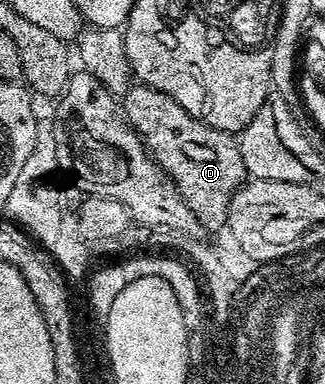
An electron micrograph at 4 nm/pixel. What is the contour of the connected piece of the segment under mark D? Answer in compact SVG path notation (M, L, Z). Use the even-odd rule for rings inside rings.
M147 82L136 83L127 89L121 96L121 107L127 123L139 133L152 159L171 176L181 199L200 219L201 225L211 234L222 229L227 222L233 194L248 179L238 139L230 132L217 130L204 120L198 120L180 106L172 93L162 92L158 86Z

